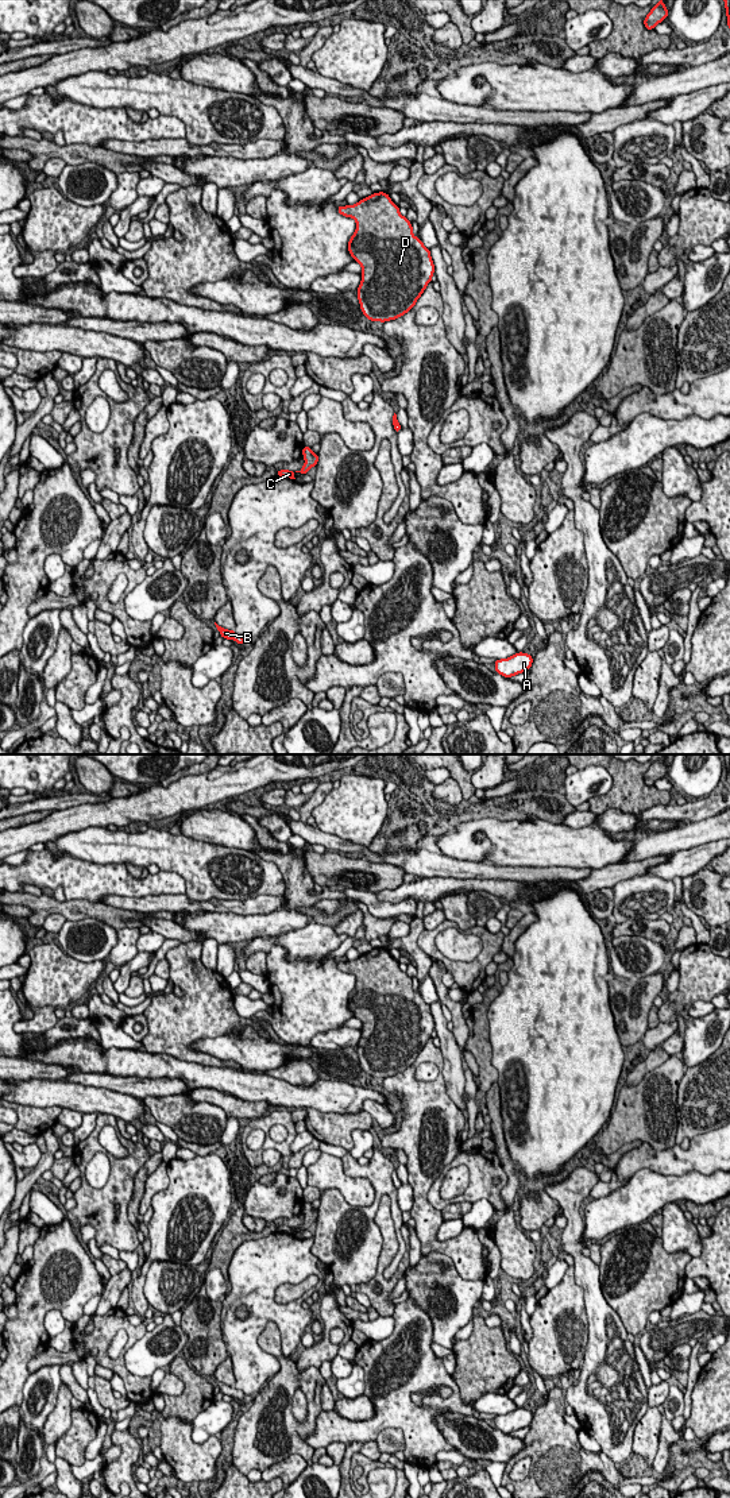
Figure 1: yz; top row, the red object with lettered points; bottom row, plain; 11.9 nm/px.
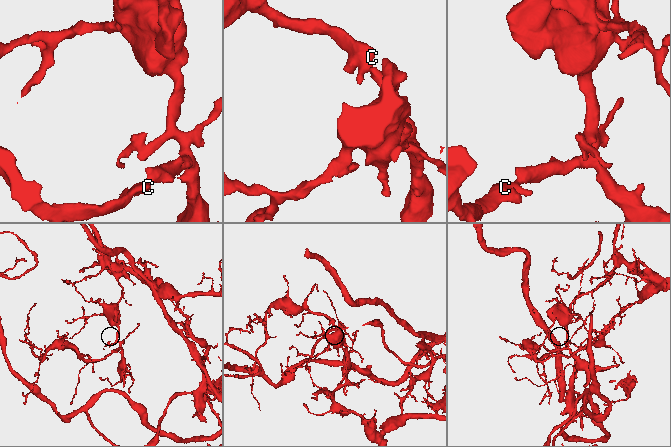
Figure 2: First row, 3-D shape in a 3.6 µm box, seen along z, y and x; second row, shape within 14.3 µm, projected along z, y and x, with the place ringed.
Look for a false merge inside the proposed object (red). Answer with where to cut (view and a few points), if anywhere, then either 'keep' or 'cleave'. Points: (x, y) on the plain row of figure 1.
cut none; keep

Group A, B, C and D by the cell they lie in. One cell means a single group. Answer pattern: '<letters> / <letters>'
A B C D

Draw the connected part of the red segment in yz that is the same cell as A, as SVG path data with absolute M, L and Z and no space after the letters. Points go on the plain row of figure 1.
M518 1408L507 1414L495 1416L495 1428L503 1433L511 1433L518 1429L526 1428L533 1420L532 1410Z

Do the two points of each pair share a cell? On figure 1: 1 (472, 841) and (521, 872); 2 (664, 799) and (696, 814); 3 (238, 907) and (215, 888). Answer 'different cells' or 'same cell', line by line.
1: different cells
2: different cells
3: different cells

